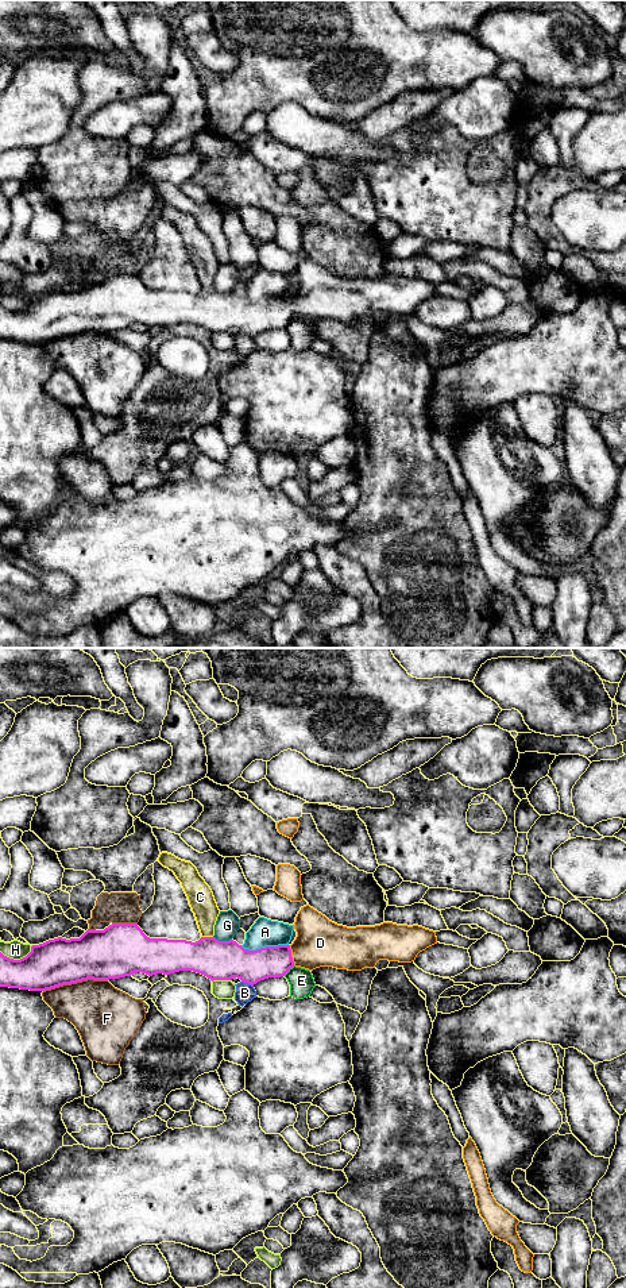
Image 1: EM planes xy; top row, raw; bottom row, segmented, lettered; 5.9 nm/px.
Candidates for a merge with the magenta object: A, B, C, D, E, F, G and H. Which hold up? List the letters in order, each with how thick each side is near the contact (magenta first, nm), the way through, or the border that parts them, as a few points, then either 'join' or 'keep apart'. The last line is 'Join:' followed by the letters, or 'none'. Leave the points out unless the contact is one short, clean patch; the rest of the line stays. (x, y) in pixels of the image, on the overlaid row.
A: 220/160 nm | keep apart
B: 240/110 nm | along xy (242, 980), (252, 986) | keep apart
C: 240/150 nm | keep apart
D: 190/280 nm | across xy (251, 967), (275, 961), (290, 955), (309, 951), (320, 943) | join
E: 190/150 nm | keep apart
F: 300/340 nm | keep apart
G: 240/140 nm | keep apart
H: 280/120 nm | keep apart
Join: D

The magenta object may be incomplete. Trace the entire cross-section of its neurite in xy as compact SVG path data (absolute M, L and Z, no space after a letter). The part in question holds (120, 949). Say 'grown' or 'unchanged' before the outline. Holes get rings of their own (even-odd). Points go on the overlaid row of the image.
grown; M309 905L298 911L294 929L297 937L291 945L250 950L233 940L219 941L215 937L201 937L192 942L150 938L138 923L112 923L104 930L86 930L80 938L58 937L32 945L31 952L20 960L9 959L0 952L0 987L46 991L88 979L109 980L131 976L135 972L152 976L179 971L193 971L212 982L237 977L254 986L268 977L285 976L294 965L309 971L320 967L362 971L375 968L379 960L411 963L420 952L437 944L436 932L418 925L383 922L375 926L347 928L329 921Z

